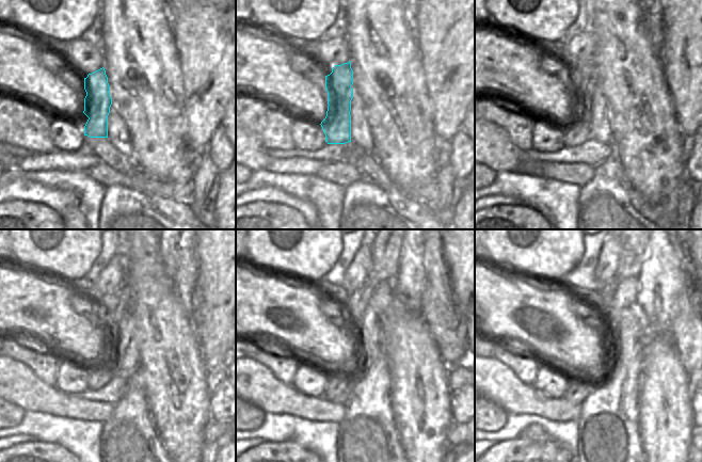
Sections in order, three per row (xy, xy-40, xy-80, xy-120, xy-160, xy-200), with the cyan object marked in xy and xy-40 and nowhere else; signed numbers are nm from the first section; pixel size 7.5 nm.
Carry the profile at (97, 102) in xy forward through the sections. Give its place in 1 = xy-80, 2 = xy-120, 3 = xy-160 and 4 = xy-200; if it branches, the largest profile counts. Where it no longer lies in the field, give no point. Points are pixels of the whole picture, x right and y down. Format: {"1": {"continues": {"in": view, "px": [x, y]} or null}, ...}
{"1": {"continues": {"in": "xy-80", "px": [576, 130]}}, "2": {"continues": {"in": "xy-120", "px": [114, 305]}}, "3": {"continues": {"in": "xy-160", "px": [385, 251]}}, "4": {"continues": {"in": "xy-200", "px": [634, 251]}}}

